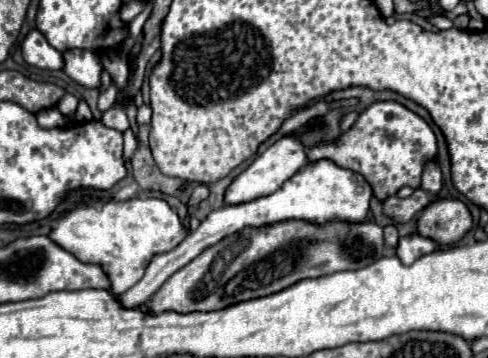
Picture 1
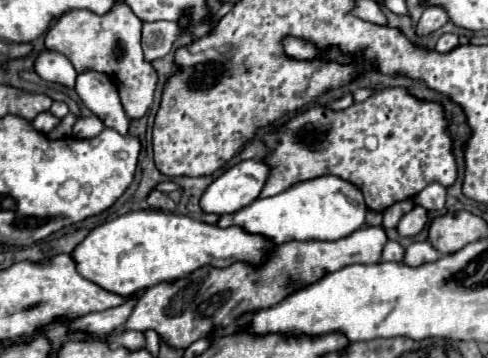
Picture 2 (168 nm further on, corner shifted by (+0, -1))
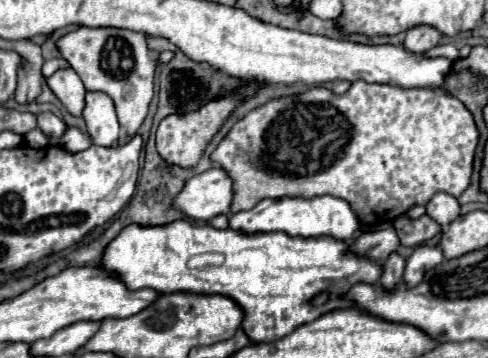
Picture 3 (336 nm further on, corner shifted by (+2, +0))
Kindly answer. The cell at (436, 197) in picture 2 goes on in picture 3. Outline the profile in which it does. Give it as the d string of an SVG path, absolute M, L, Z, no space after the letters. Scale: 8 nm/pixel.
M437 192L429 202L427 202L427 214L437 220L441 226L447 226L451 220L459 216L459 202L455 196Z

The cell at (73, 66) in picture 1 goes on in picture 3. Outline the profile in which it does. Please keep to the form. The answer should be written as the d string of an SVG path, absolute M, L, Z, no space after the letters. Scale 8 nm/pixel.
M87 92L83 118L93 144L113 146L119 140L119 122L113 100L105 92Z

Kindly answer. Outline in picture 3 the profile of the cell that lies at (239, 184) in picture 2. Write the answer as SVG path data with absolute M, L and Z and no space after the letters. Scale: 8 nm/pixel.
M215 166L199 176L193 176L175 198L173 206L193 220L209 222L213 216L229 214L233 200L233 180Z

